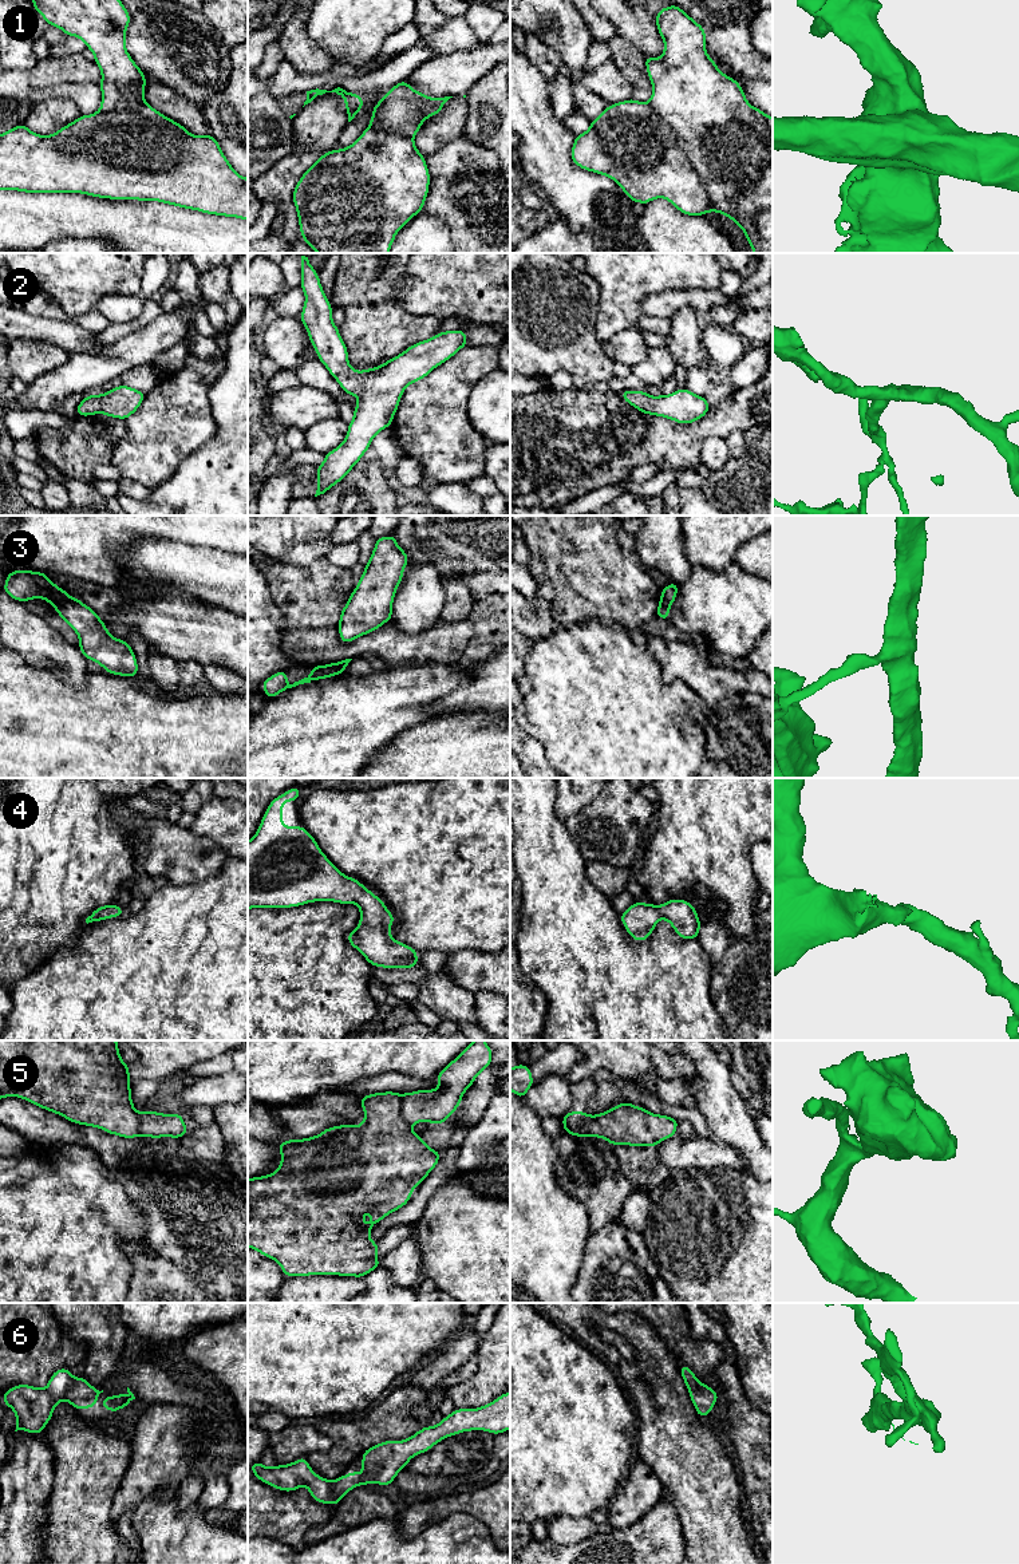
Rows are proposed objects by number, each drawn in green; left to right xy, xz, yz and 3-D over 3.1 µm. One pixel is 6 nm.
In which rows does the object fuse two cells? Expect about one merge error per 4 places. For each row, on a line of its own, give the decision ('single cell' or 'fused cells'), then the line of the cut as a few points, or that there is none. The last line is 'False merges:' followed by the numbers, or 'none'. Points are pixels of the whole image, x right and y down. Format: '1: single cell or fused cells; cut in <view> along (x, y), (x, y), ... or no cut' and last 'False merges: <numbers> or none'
1: fused cells; cut in yz along (648, 102), (670, 125), (676, 146), (707, 193), (710, 210)
2: single cell; no cut
3: fused cells; cut in xy along (71, 597), (55, 608)
4: single cell; no cut
5: fused cells; cut in xz along (399, 1096), (401, 1116), (410, 1125)
6: single cell; no cut
False merges: 1, 3, 5

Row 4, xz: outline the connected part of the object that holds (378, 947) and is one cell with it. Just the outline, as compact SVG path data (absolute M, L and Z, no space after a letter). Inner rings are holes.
M292 787L277 795L248 841L248 909L292 908L313 901L356 904L359 927L347 940L372 967L419 965L419 951L392 939L388 928L395 917L384 901L341 873L304 826L283 825L283 803L297 802L300 793L301 787Z

